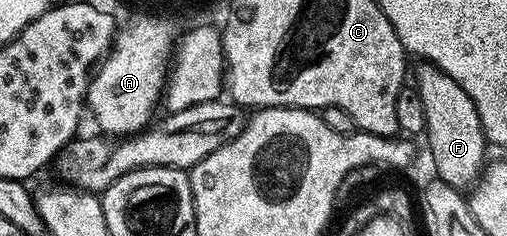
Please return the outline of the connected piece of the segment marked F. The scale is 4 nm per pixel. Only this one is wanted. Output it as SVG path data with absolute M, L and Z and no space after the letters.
M429 62L419 63L418 73L413 73L412 80L418 83L418 100L423 114L423 122L425 124L424 139L430 147L430 156L434 159L434 168L437 179L443 180L448 186L459 190L469 190L478 183L487 163L486 148L488 149L488 141L486 135L482 132L482 123L478 117L474 103L468 94L464 94L464 90L456 82L452 82L452 78L448 78L448 74L444 74L438 67Z

